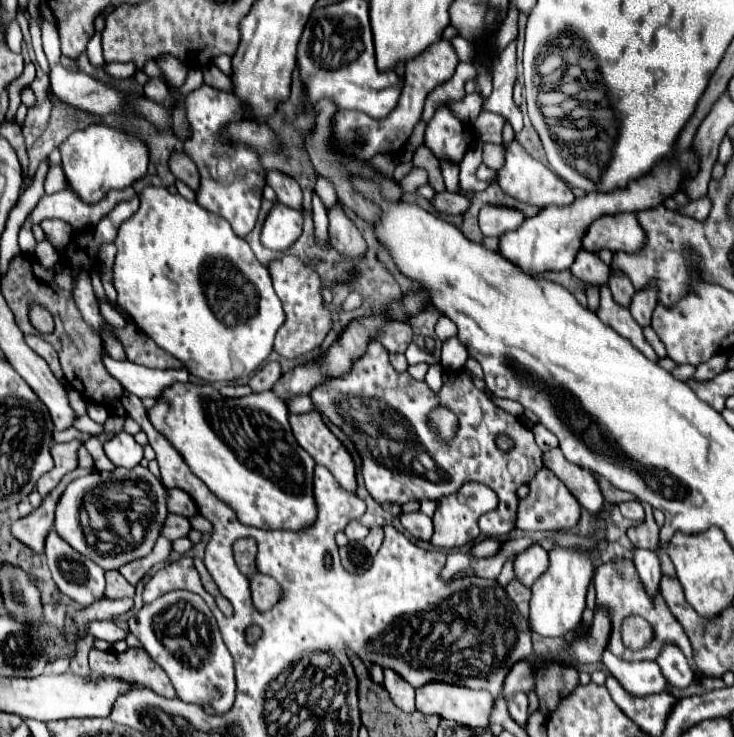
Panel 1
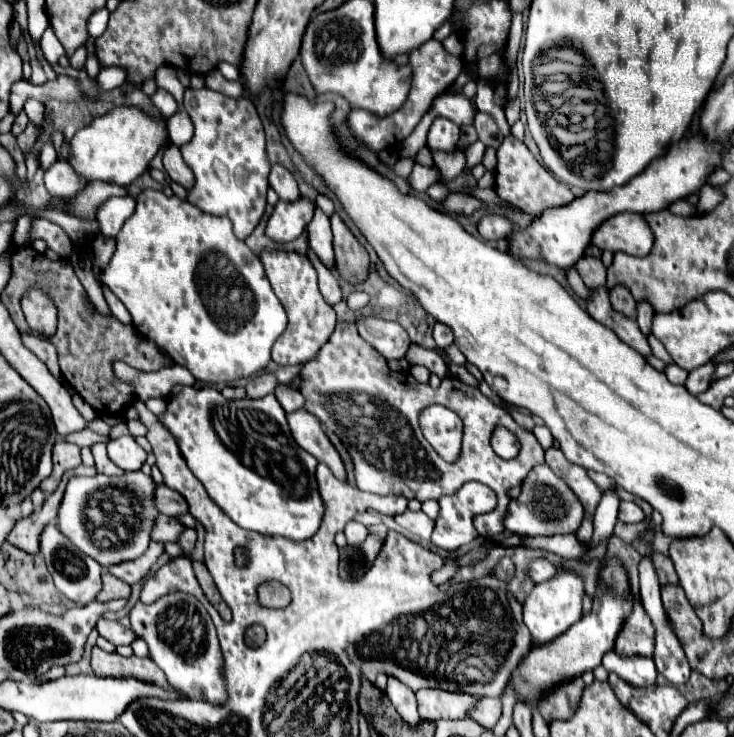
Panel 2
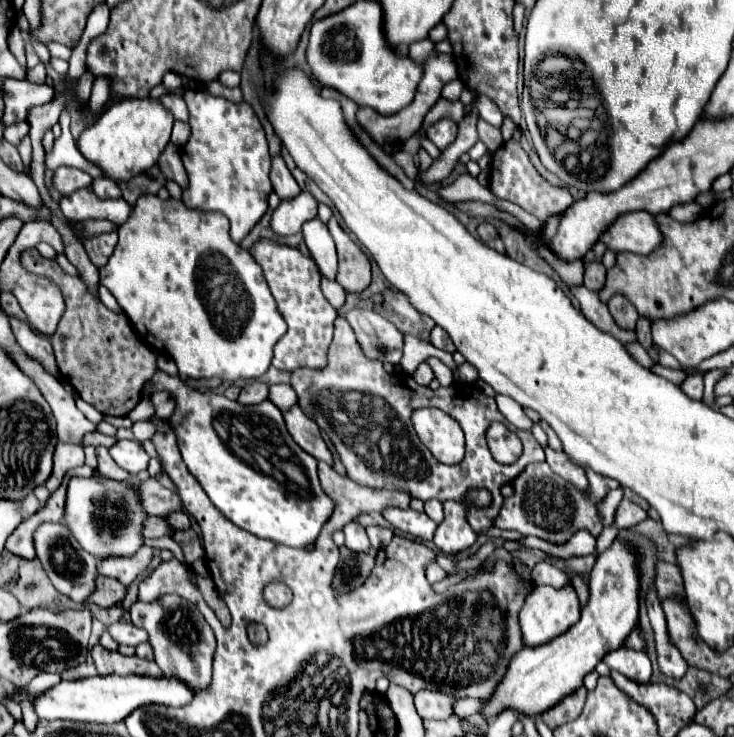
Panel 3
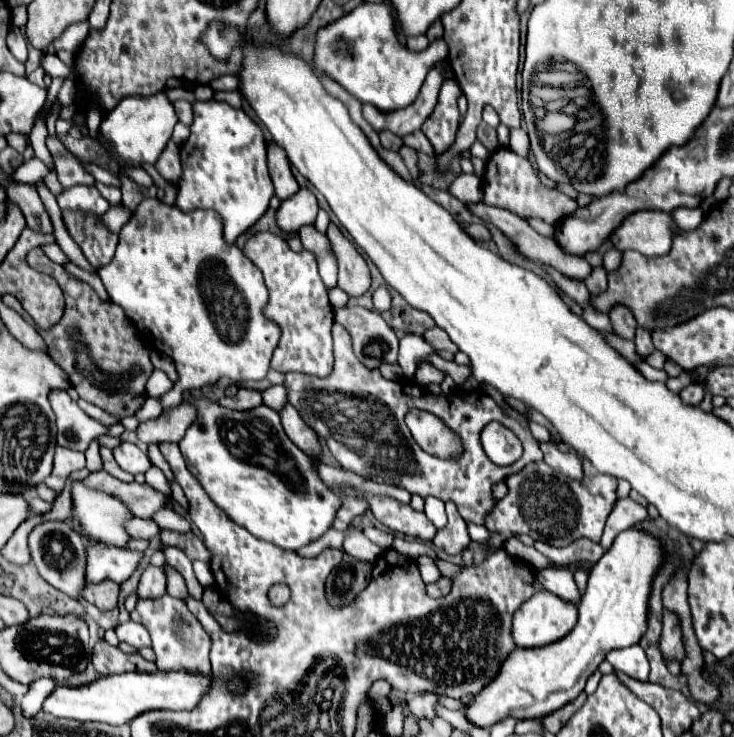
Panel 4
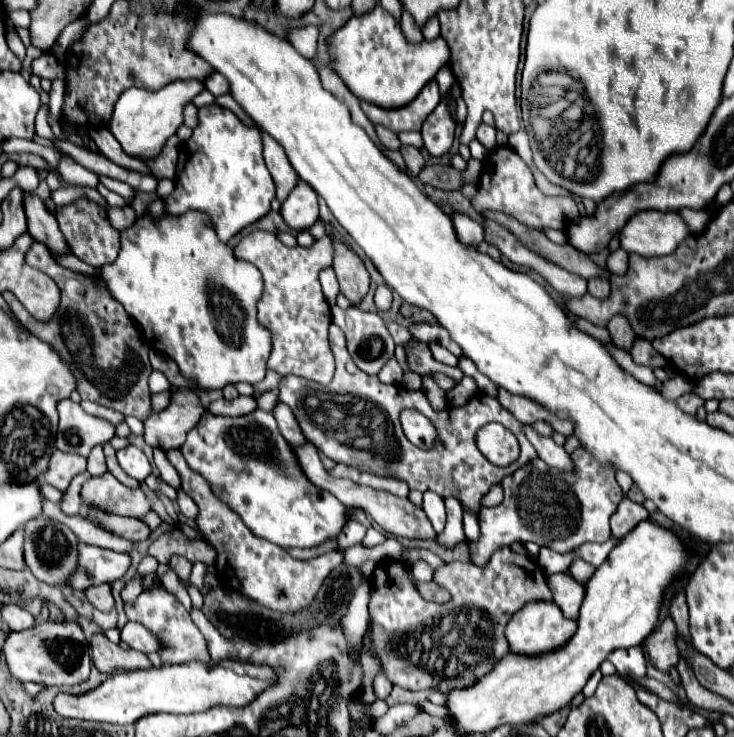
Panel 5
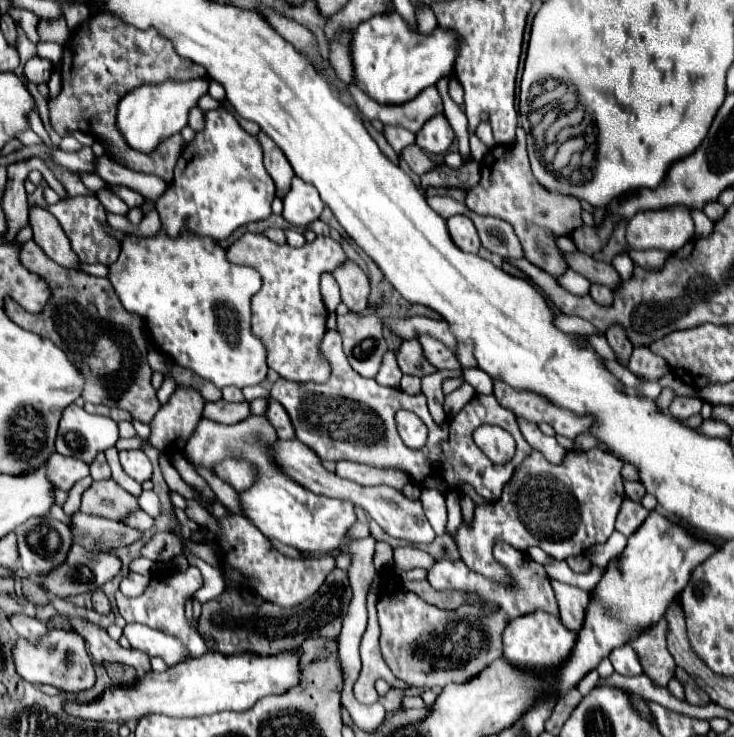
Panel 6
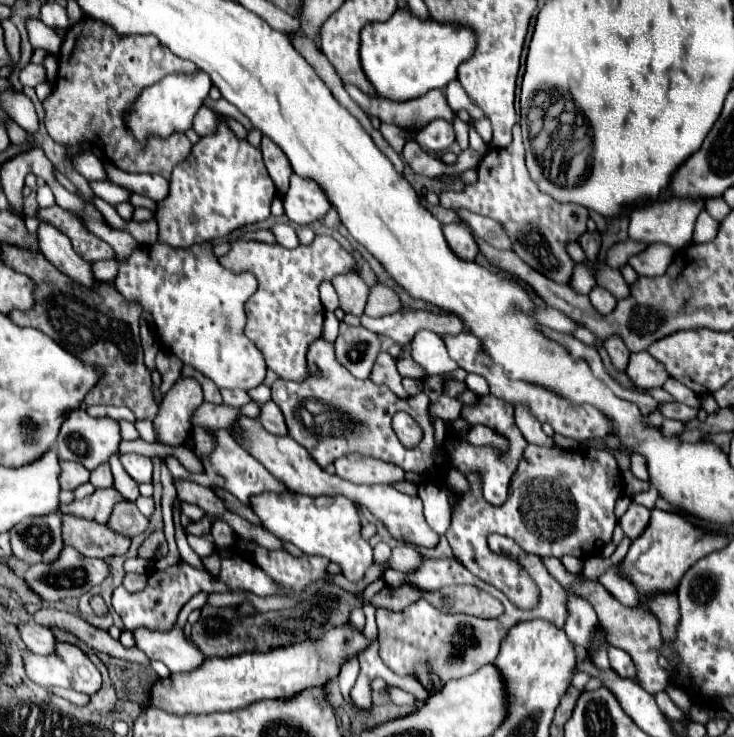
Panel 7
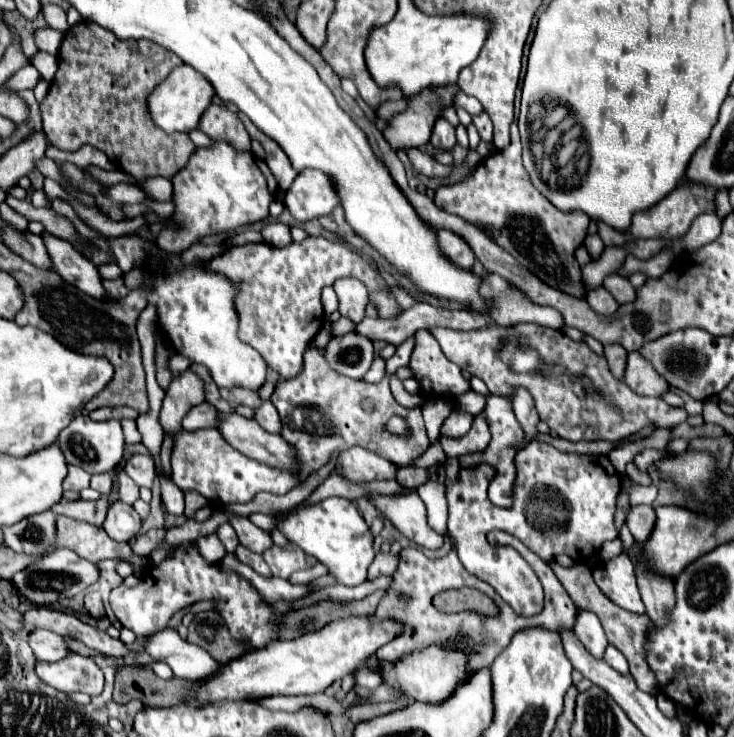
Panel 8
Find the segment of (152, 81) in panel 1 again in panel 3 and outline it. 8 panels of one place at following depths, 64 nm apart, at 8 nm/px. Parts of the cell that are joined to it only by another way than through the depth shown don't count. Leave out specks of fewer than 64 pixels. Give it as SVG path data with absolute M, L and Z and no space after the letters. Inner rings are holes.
M164 94L160 98L160 102L164 102L162 106L176 118L176 120L188 120L188 108L186 108L186 102L182 96L176 96L176 94Z

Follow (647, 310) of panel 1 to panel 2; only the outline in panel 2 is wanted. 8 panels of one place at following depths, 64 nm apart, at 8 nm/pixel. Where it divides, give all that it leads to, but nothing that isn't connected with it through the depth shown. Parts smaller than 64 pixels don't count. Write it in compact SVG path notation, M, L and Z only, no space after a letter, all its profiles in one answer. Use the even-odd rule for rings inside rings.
M642 300L642 302L636 304L636 322L638 322L642 334L648 334L650 332L652 316L654 316L654 312L652 312L652 304L650 302Z

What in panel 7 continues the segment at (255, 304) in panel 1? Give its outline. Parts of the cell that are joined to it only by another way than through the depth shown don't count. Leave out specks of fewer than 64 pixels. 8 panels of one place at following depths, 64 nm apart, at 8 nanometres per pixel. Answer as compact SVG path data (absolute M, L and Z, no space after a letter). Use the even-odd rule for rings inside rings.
M156 242L152 246L138 246L132 254L118 262L118 274L114 278L116 290L130 304L140 304L144 312L152 314L158 338L162 346L178 356L184 364L196 368L208 376L218 388L254 388L264 382L266 364L264 354L248 336L244 334L246 326L246 302L256 292L258 280L252 272L234 272L220 264L210 242L192 244L188 248L170 248L168 244Z

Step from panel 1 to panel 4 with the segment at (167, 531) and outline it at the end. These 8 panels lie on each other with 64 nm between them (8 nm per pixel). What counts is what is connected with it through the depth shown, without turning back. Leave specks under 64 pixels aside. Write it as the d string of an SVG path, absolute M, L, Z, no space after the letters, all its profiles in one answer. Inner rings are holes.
M132 518L128 522L128 534L132 534L134 538L154 538L162 532L162 528L152 520L152 518Z

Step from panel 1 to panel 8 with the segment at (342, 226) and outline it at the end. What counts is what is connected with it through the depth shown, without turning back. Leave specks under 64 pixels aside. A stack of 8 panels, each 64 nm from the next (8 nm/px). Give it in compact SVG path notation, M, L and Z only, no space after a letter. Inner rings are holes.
M340 278L334 282L334 292L338 294L340 314L352 318L354 322L360 322L368 304L368 288L356 278Z

